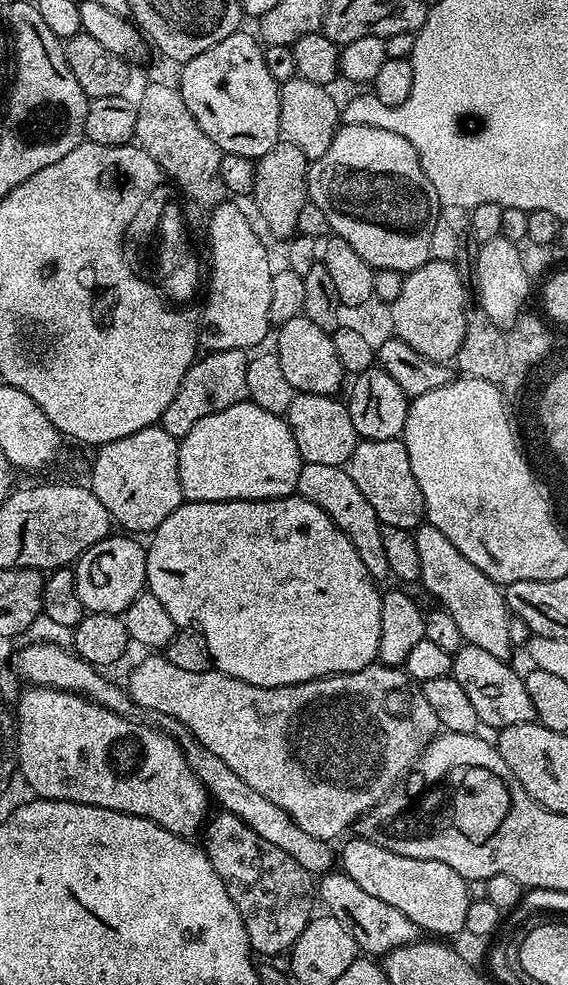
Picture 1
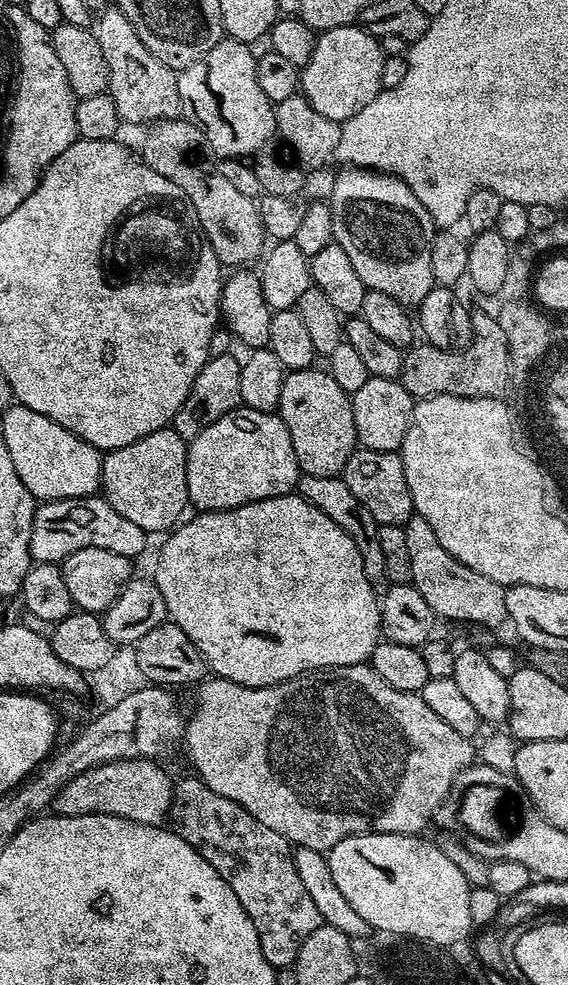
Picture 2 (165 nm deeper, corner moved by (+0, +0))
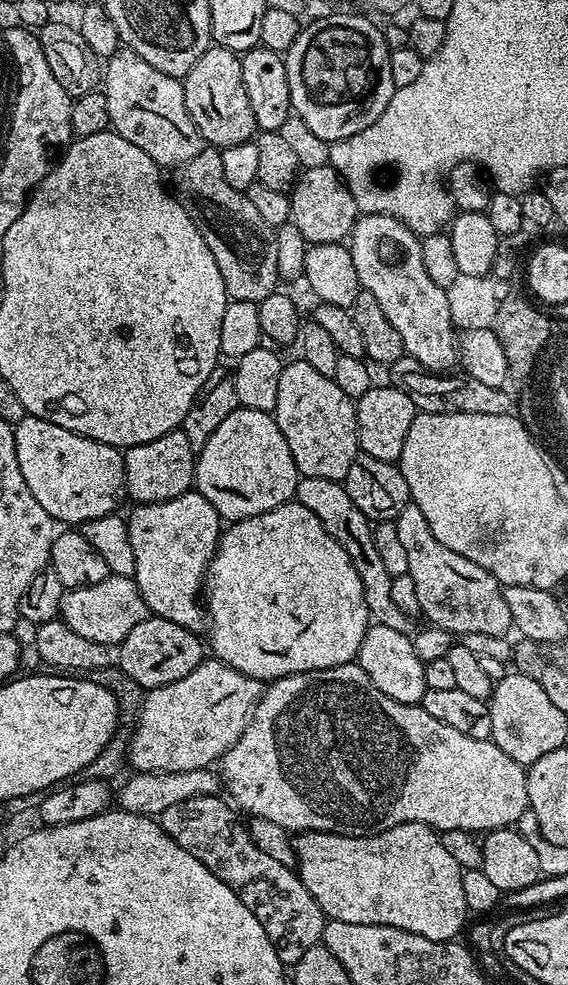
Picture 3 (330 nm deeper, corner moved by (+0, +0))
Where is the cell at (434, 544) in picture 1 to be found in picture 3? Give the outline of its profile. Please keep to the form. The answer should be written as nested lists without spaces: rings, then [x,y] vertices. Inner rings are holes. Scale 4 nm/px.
[[[409,502],[404,507],[402,514],[396,516],[394,527],[396,540],[408,563],[406,573],[414,578],[420,616],[428,619],[425,621],[431,627],[441,628],[460,638],[466,634],[504,636],[512,628],[502,585],[489,572],[482,570],[482,566],[470,562],[470,558],[462,558],[462,554],[454,554],[454,550],[446,550],[446,546],[430,534],[426,517],[416,504]]]

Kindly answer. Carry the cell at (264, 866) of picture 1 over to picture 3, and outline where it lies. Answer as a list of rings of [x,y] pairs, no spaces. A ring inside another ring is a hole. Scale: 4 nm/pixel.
[[[219,795],[186,798],[186,802],[178,802],[178,806],[162,810],[158,818],[160,829],[170,838],[174,838],[174,842],[178,842],[182,850],[194,854],[194,858],[198,858],[202,866],[206,866],[215,876],[222,878],[222,882],[226,882],[226,886],[230,886],[230,890],[234,890],[234,894],[238,894],[238,898],[246,902],[246,910],[250,910],[250,914],[254,914],[254,918],[262,922],[262,930],[266,930],[266,938],[270,938],[279,960],[285,966],[294,966],[306,950],[323,941],[326,923],[324,912],[318,906],[318,902],[314,902],[314,894],[306,890],[299,875],[289,865],[278,862],[278,858],[262,854],[262,850],[258,850],[258,846],[250,838],[245,821],[243,819],[240,821],[235,816],[237,813],[233,805],[227,799],[224,799],[225,801],[220,799]]]

